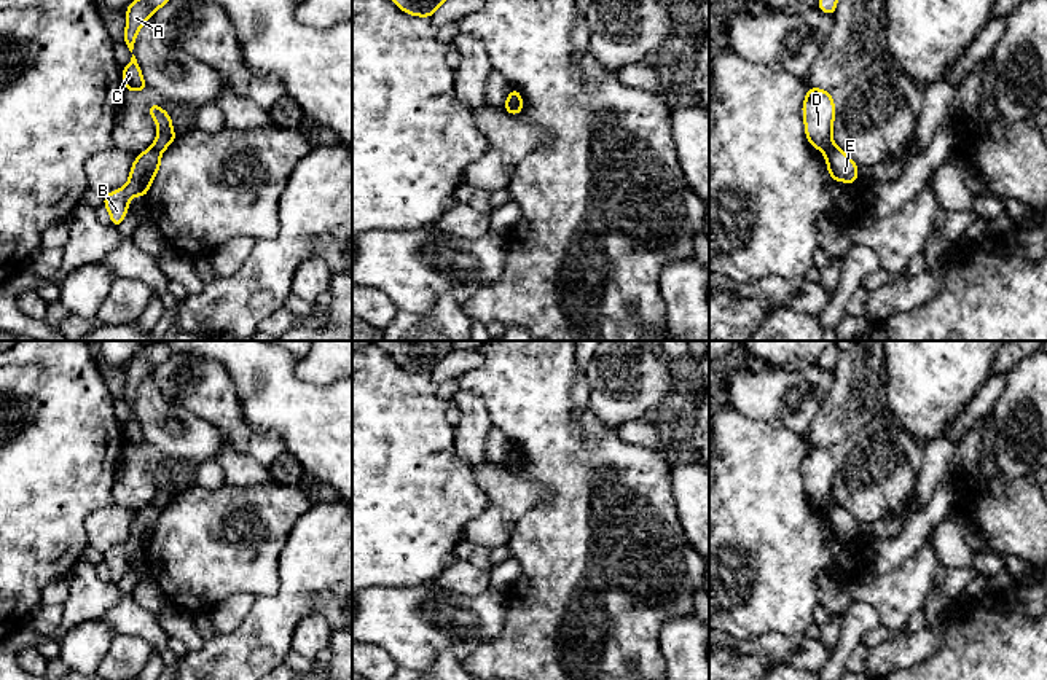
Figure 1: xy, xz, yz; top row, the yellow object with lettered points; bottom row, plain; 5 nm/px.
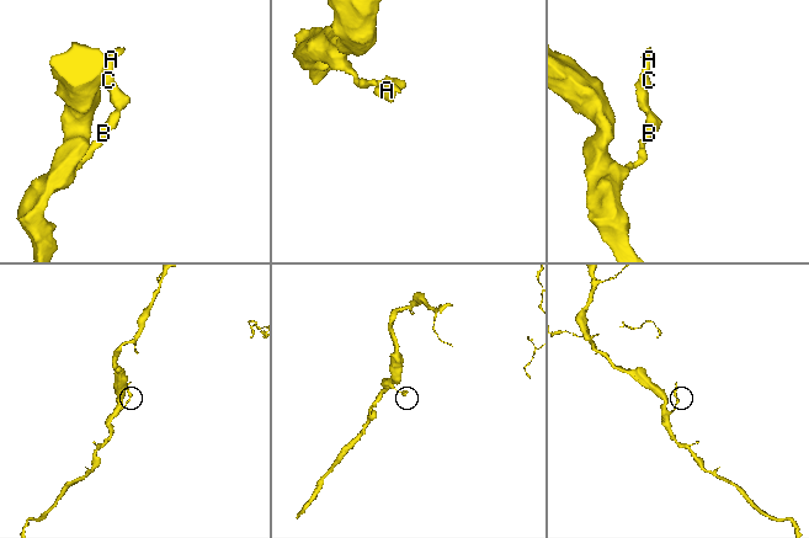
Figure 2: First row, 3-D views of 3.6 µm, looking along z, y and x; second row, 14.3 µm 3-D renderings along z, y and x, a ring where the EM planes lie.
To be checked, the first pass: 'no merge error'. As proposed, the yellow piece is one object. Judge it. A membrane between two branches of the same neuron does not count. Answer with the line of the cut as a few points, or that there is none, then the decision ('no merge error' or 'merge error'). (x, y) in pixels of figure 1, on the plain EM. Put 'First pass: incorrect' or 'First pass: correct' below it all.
yz (835, 504), (826, 513) | merge error
First pass: incorrect

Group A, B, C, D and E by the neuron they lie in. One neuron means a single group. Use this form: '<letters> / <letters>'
A C D / B E

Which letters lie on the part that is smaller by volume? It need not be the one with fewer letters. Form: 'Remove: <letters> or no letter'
Remove: A, C, D

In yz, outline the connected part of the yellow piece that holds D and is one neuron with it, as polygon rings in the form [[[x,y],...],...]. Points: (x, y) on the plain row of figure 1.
[[[810,444],[802,467],[808,500],[827,513],[833,505],[837,505],[832,494],[832,483],[835,476],[832,449]]]

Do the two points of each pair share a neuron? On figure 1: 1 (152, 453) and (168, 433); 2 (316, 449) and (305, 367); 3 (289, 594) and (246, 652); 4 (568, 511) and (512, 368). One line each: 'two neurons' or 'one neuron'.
1: two neurons
2: two neurons
3: one neuron
4: one neuron

